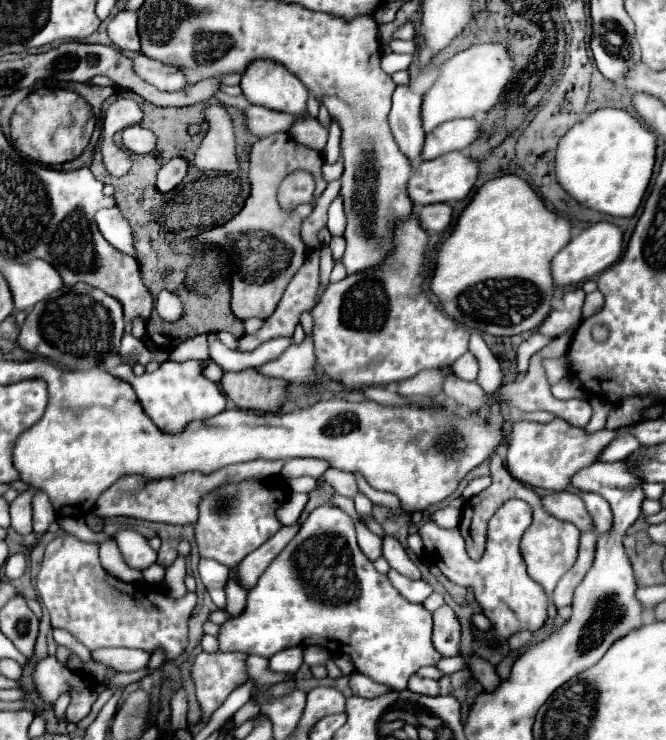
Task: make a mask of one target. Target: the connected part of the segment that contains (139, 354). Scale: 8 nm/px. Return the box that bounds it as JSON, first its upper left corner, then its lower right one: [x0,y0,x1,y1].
[120,334,169,364]

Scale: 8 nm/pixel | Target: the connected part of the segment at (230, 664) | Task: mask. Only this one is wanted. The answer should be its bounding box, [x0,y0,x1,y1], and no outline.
[190,652,248,722]

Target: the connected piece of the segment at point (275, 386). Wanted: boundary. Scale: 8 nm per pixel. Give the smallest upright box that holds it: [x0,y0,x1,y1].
[222,368,288,412]

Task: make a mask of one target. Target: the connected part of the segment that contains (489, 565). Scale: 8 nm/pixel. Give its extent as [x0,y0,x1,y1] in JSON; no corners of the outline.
[418,498,548,646]

